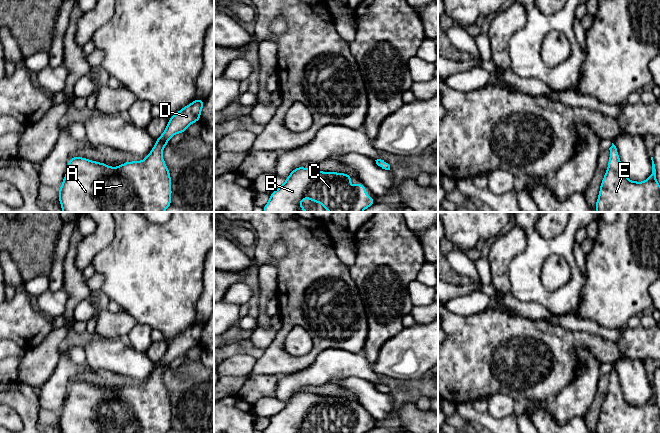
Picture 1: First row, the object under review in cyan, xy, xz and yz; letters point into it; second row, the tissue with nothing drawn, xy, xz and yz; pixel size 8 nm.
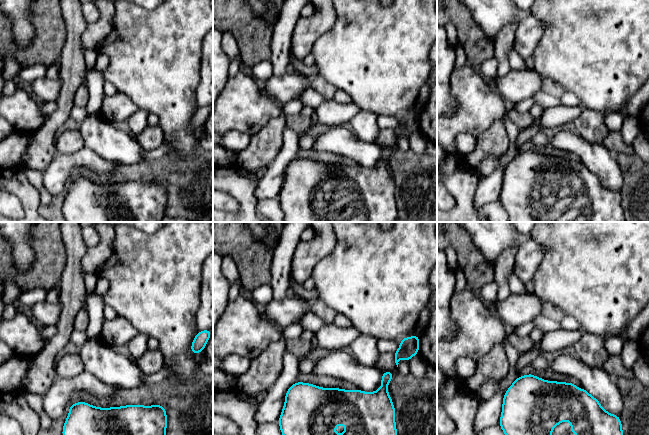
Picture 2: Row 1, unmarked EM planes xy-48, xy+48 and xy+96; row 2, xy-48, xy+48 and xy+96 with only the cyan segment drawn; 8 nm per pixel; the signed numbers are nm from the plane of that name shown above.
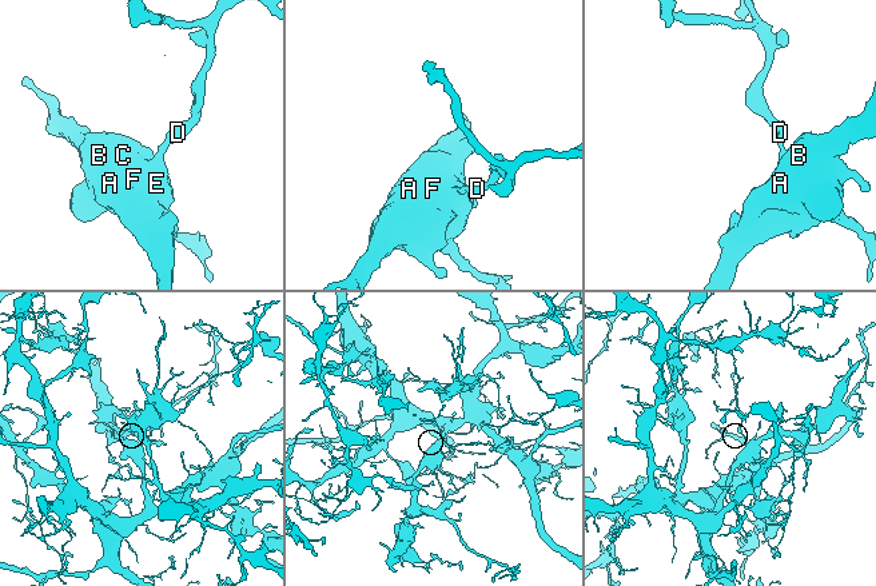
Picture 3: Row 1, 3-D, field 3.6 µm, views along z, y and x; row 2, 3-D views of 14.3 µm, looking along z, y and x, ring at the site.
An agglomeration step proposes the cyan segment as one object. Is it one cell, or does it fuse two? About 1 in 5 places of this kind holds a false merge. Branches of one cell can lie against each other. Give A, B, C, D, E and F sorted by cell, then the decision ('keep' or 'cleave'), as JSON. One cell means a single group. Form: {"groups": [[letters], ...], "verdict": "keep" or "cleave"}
{"groups": [["A", "B", "C", "D", "E", "F"]], "verdict": "keep"}

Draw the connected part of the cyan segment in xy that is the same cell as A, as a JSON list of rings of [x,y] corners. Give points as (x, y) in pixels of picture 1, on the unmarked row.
[[[196,322],[173,339],[151,376],[142,385],[130,385],[110,392],[107,388],[83,381],[71,381],[58,414],[62,433],[168,433],[171,430],[171,401],[162,375],[173,359],[186,356],[189,349],[200,345],[203,329],[204,323]]]

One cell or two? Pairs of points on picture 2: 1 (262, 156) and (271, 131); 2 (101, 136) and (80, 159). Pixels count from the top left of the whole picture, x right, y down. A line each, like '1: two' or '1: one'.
1: one
2: two

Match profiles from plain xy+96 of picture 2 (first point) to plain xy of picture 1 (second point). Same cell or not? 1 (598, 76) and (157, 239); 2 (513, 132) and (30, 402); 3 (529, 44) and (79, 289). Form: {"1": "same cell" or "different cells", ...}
{"1": "same cell", "2": "different cells", "3": "different cells"}

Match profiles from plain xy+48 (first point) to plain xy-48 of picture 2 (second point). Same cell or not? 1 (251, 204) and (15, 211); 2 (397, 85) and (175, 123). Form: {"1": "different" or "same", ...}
{"1": "different", "2": "same"}

